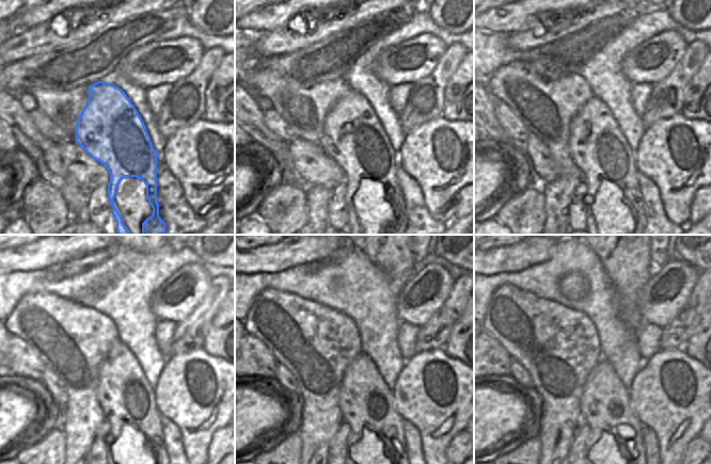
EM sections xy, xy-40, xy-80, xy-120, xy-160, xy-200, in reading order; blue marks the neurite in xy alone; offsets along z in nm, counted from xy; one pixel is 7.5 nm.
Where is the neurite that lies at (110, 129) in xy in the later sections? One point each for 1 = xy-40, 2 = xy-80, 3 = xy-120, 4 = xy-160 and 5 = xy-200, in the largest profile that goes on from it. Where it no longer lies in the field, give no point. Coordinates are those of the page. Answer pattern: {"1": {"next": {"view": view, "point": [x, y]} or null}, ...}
{"1": {"next": {"view": "xy-40", "point": [353, 137]}}, "2": {"next": {"view": "xy-80", "point": [598, 147]}}, "3": {"next": {"view": "xy-120", "point": [124, 394]}}, "4": {"next": {"view": "xy-160", "point": [365, 401]}}, "5": {"next": {"view": "xy-200", "point": [604, 405]}}}

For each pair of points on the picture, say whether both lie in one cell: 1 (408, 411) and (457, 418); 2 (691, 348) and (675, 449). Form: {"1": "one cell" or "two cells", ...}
{"1": "one cell", "2": "two cells"}

